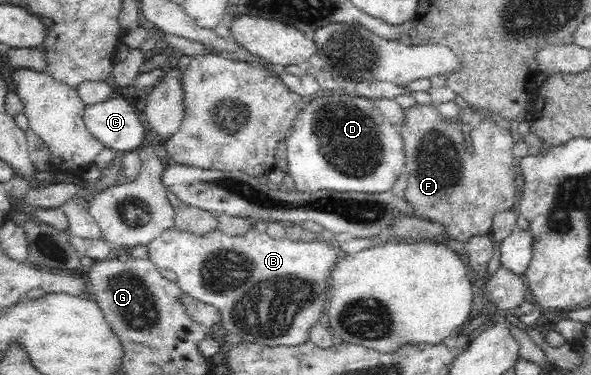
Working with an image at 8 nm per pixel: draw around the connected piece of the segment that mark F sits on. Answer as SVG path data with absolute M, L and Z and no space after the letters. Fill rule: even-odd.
M417 104L404 109L406 123L399 129L404 143L405 165L403 175L407 176L407 187L402 198L412 207L412 216L417 219L439 223L446 236L461 243L466 243L475 235L490 233L492 219L495 214L515 208L517 190L520 187L520 170L516 164L516 157L512 154L512 147L517 138L515 130L501 128L489 121L476 109L461 109L456 122L443 118L435 106ZM463 125L469 125L474 150L467 152Z

